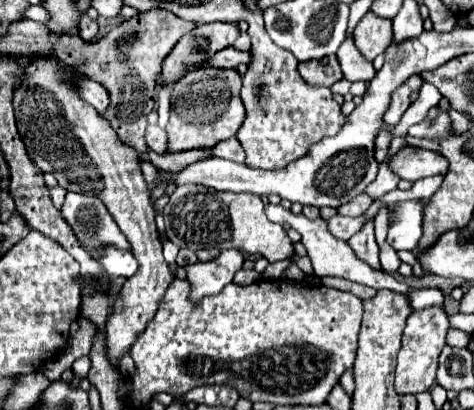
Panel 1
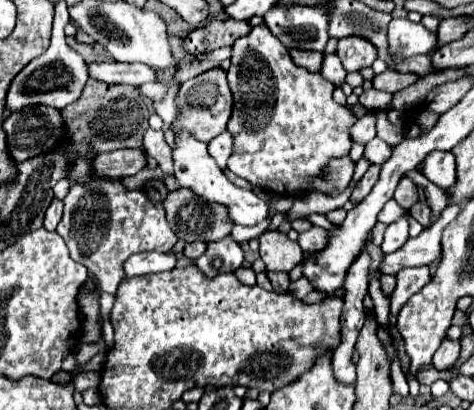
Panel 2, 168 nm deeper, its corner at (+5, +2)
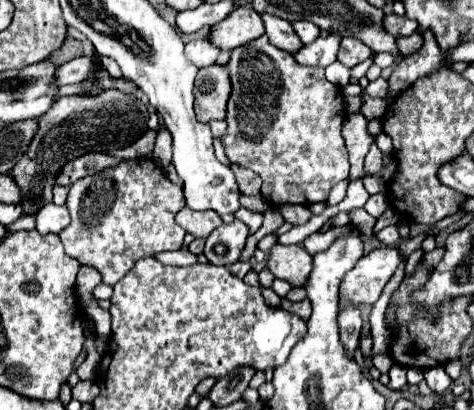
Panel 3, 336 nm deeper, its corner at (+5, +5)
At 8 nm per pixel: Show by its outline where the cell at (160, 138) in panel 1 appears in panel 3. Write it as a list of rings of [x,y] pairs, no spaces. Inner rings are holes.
[[[159,130],[155,134],[153,154],[155,154],[155,162],[161,168],[167,168],[171,164],[171,134],[167,130]]]

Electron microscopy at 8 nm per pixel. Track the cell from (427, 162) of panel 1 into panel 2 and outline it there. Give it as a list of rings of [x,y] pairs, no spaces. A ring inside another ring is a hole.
[[[433,151],[423,161],[423,171],[421,173],[441,189],[453,187],[457,183],[453,153],[451,151]]]

